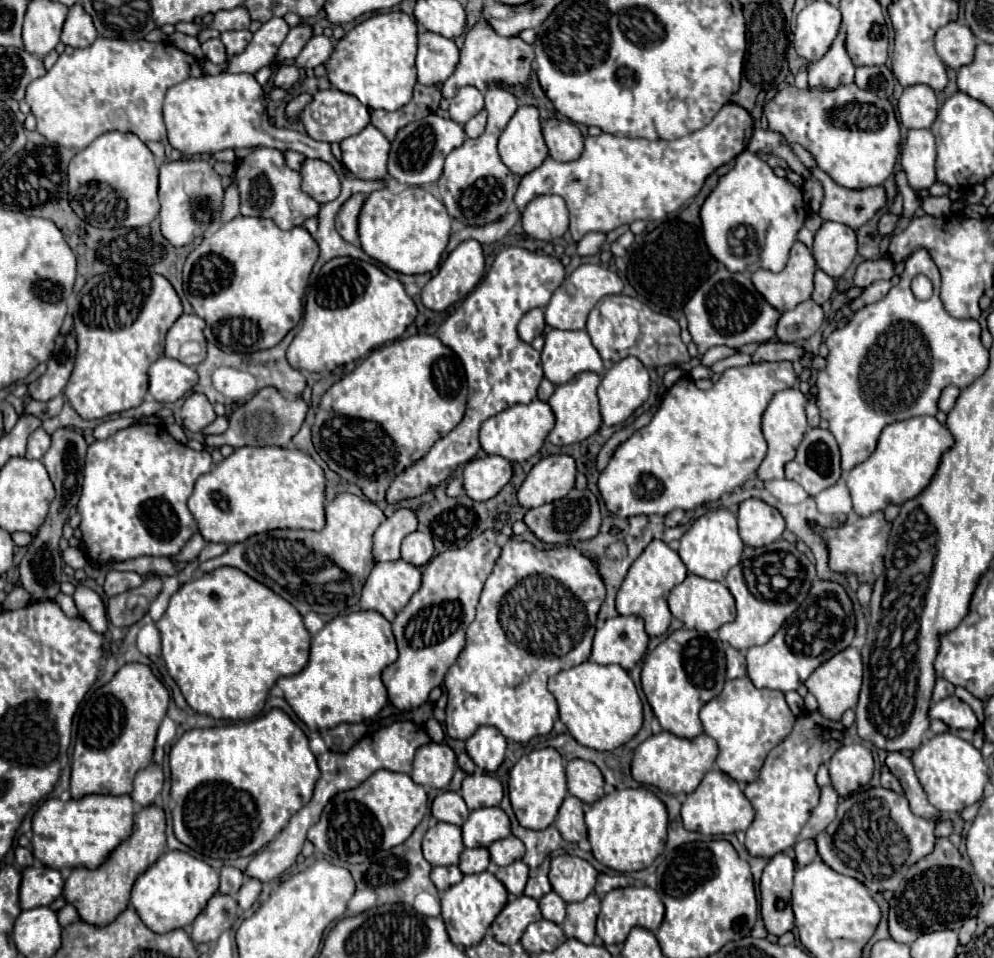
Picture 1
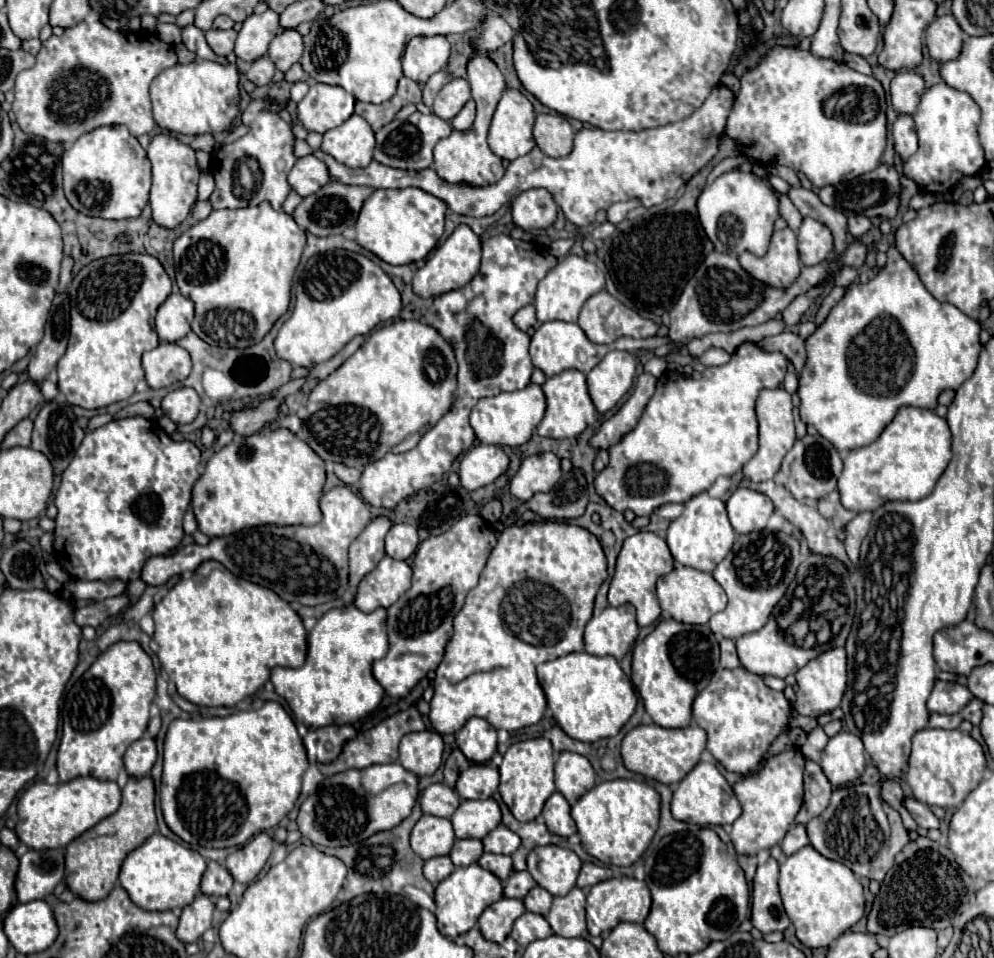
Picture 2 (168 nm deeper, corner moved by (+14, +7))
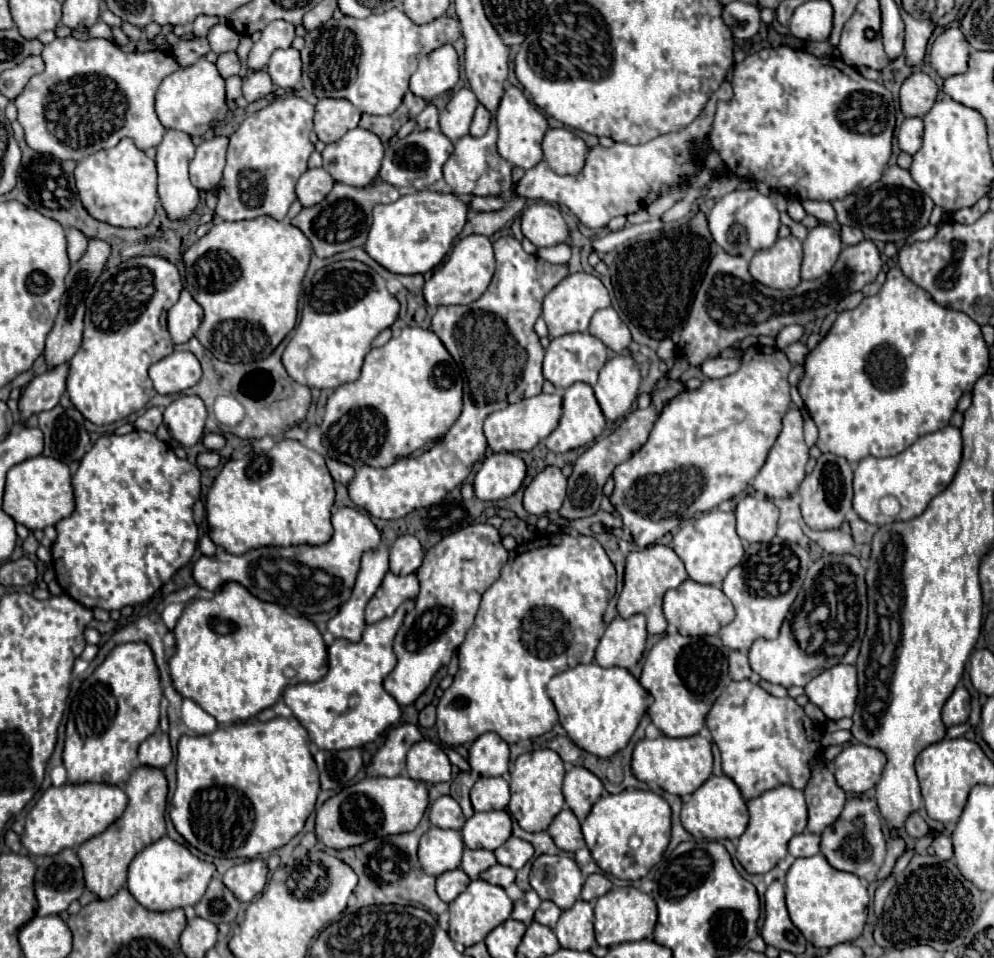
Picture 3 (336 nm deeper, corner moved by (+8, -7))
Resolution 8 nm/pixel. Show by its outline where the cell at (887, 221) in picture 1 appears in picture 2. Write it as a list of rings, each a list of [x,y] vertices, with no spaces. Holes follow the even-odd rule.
[[[853,216],[849,218],[849,234],[851,236],[863,236],[865,232],[869,232],[871,228],[871,220],[865,216]]]

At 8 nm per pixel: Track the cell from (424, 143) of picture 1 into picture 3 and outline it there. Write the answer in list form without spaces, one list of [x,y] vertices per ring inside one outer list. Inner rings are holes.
[[[415,130],[411,132],[407,138],[397,140],[395,144],[391,144],[385,150],[385,158],[383,158],[383,166],[379,170],[379,178],[393,184],[395,188],[407,192],[407,190],[423,190],[429,188],[431,184],[439,182],[443,178],[443,164],[447,162],[447,158],[453,152],[453,144],[451,140],[441,134],[441,132],[433,132],[433,130]]]

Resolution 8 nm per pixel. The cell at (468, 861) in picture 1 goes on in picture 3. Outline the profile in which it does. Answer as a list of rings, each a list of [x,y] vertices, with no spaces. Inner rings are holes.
[[[465,850],[461,868],[467,872],[469,878],[479,878],[479,874],[487,868],[497,864],[497,858],[491,850]]]

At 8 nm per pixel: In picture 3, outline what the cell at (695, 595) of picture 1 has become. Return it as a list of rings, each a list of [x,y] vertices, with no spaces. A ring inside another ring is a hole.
[[[685,580],[677,588],[667,590],[663,598],[663,614],[667,622],[673,624],[683,636],[707,636],[707,634],[717,634],[719,628],[729,624],[735,616],[735,610],[731,608],[731,600],[723,596],[721,588]]]

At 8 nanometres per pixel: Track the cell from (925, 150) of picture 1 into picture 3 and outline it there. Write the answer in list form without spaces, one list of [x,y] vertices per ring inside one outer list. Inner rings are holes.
[[[917,116],[905,118],[905,122],[899,128],[899,148],[907,154],[915,154],[921,148],[921,138],[923,138],[923,122]]]

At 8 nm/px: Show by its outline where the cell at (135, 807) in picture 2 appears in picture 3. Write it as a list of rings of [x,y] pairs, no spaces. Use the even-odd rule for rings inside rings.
[[[137,766],[125,784],[129,804],[121,818],[117,818],[105,832],[85,840],[77,848],[77,856],[85,870],[85,886],[101,900],[111,898],[127,882],[127,866],[151,842],[165,834],[165,808],[167,808],[167,778],[163,770],[151,766]]]

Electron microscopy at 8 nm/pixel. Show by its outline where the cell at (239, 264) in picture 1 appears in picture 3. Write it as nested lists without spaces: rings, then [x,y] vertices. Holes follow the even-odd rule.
[[[269,216],[239,222],[217,222],[183,254],[187,288],[205,310],[205,316],[195,330],[195,338],[223,362],[255,362],[271,356],[279,342],[295,328],[301,282],[307,272],[311,252],[307,236],[289,222],[279,222]]]

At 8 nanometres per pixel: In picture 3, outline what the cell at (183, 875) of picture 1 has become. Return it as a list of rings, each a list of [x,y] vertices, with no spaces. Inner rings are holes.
[[[169,836],[159,838],[157,842],[145,846],[129,864],[127,888],[147,910],[165,912],[175,908],[195,906],[215,872],[215,864],[205,862],[189,852],[187,846],[171,840]]]

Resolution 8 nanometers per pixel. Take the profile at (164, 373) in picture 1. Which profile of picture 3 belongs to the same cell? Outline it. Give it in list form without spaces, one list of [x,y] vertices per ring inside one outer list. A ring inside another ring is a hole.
[[[173,352],[149,368],[149,376],[159,394],[179,394],[195,386],[201,378],[201,364],[191,352]]]

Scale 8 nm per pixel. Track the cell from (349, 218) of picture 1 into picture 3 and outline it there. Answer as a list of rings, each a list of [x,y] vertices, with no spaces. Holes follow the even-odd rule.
[[[377,180],[365,188],[353,188],[347,184],[335,184],[333,190],[323,198],[323,202],[303,208],[291,224],[297,226],[313,244],[313,250],[319,258],[329,258],[337,252],[351,250],[355,246],[363,246],[371,228],[371,210],[375,204],[389,204],[395,202],[401,196],[397,188],[391,188],[391,184]]]

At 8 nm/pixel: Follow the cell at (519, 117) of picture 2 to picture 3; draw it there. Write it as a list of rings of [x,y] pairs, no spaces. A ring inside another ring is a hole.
[[[517,86],[505,88],[505,92],[501,96],[501,104],[495,114],[495,124],[499,130],[497,150],[505,160],[509,160],[513,166],[519,166],[525,170],[529,170],[541,162],[541,158],[543,158],[541,140],[543,140],[549,124],[547,124],[547,118],[541,114],[541,110],[527,98],[527,94],[523,90],[519,90]]]

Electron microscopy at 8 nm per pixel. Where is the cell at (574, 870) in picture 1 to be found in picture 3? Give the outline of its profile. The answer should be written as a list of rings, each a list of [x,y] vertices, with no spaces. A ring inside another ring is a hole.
[[[541,854],[531,866],[529,882],[541,900],[551,900],[567,910],[581,894],[583,876],[575,860],[567,856]]]

